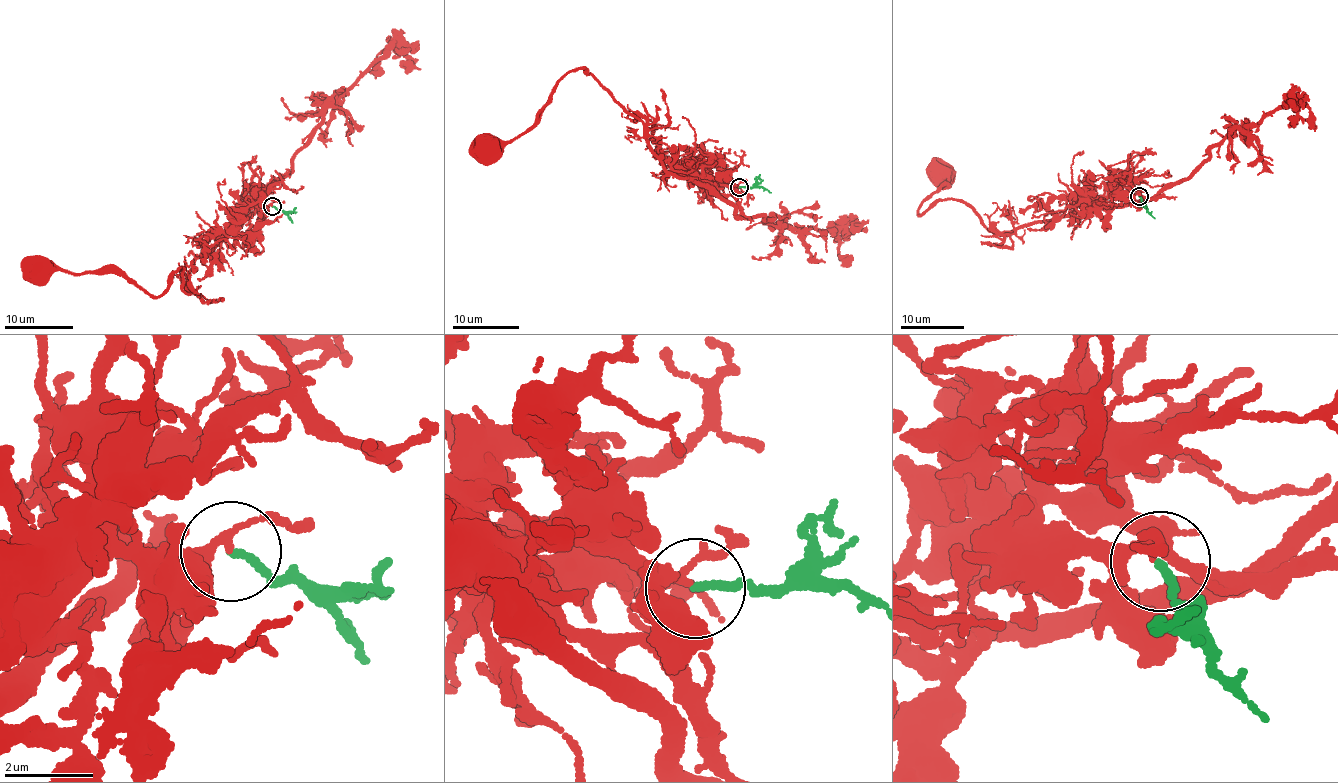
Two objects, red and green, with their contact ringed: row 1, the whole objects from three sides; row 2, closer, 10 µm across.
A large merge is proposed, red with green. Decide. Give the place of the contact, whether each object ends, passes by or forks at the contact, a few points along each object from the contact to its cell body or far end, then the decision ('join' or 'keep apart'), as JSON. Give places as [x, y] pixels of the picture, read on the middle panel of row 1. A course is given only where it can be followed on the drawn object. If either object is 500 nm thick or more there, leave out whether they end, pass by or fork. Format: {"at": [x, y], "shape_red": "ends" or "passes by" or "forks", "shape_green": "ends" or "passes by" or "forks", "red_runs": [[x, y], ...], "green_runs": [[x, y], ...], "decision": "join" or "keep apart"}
{"at": [739, 187], "shape_red": "passes by", "shape_green": "ends", "red_runs": [[739, 187], [673, 176], [652, 152], [642, 122], [583, 67], [558, 82], [530, 127], [488, 145]], "green_runs": [[739, 187], [765, 187], [772, 193]], "decision": "join"}

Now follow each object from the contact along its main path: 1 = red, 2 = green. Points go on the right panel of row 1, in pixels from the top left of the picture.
1: (1139, 196), (1119, 189), (1082, 216), (994, 233), (961, 201), (944, 199), (918, 215), (948, 186), (938, 175)
2: (1139, 196), (1155, 219)

